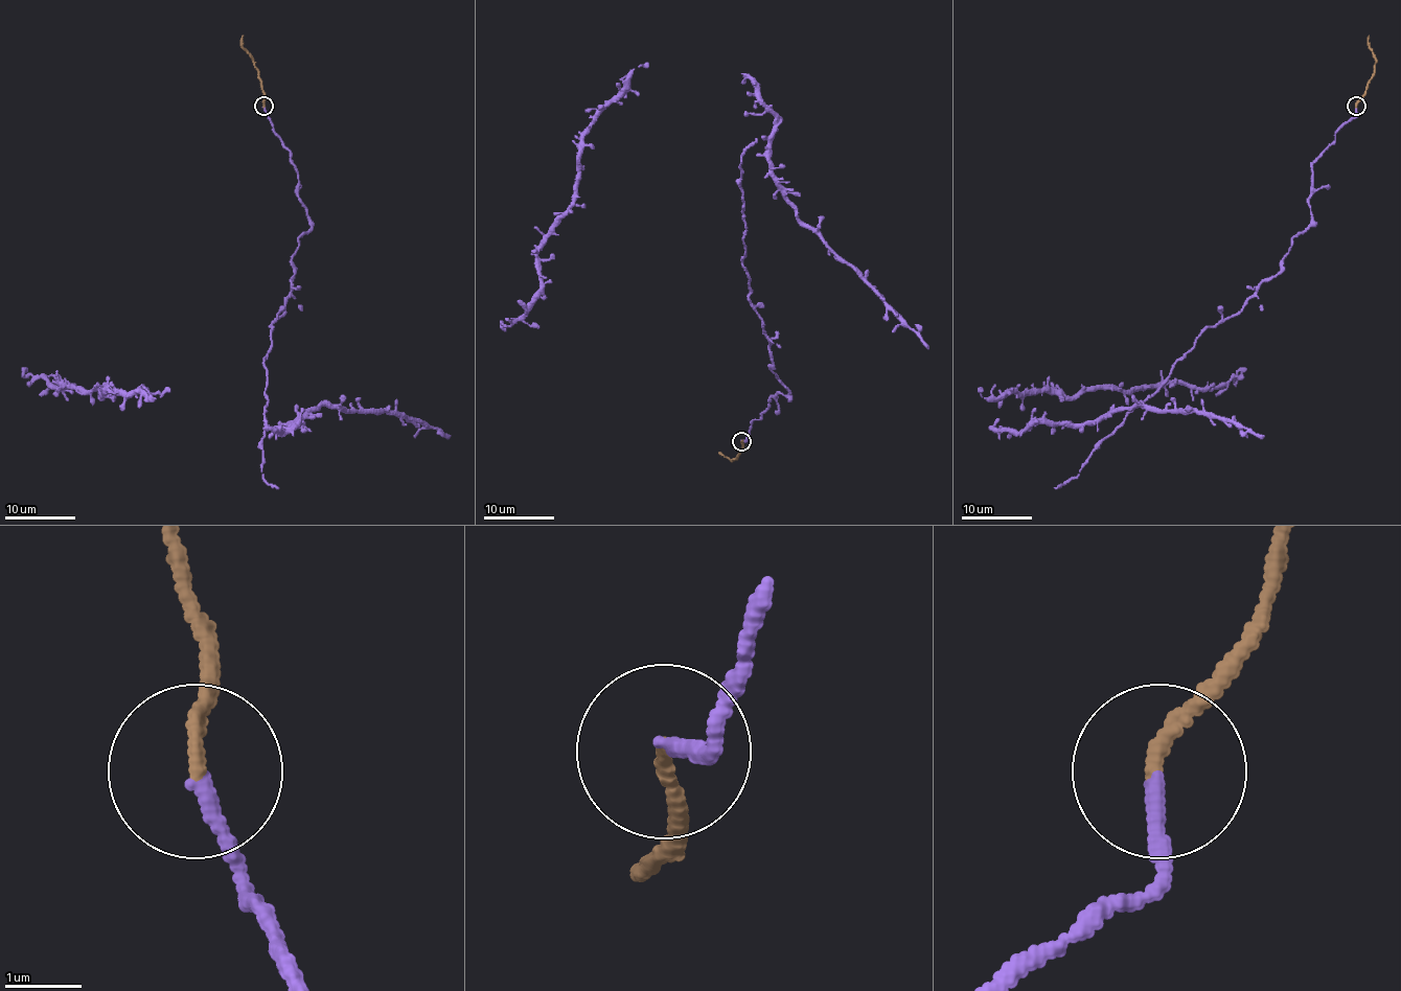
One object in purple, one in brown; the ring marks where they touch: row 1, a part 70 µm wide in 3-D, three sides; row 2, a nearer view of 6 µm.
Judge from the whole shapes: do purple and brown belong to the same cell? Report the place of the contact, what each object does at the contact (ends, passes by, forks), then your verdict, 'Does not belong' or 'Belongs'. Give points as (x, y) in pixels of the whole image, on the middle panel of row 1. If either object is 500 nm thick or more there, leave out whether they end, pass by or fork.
Place: (741, 441). At the ring purple ends. At the ring brown ends. Belongs

